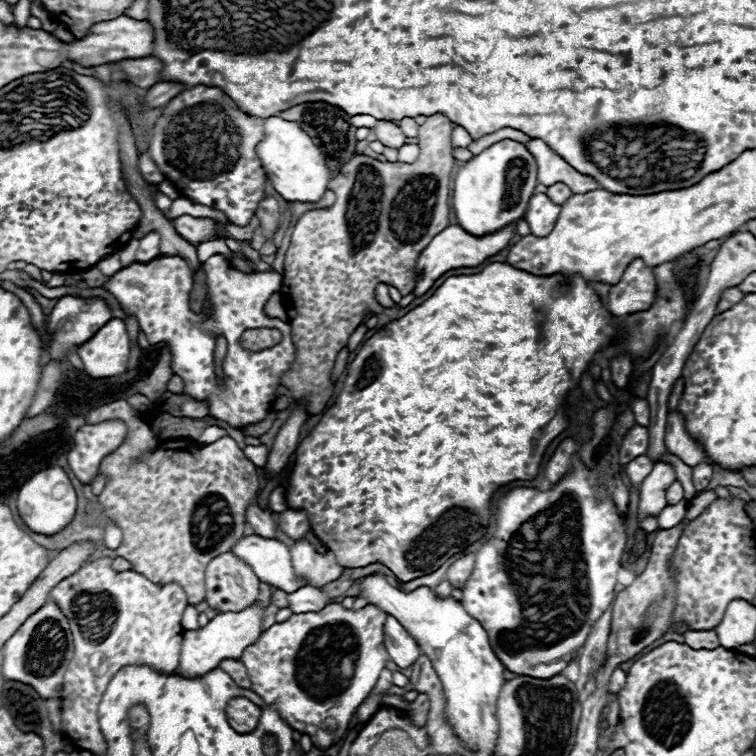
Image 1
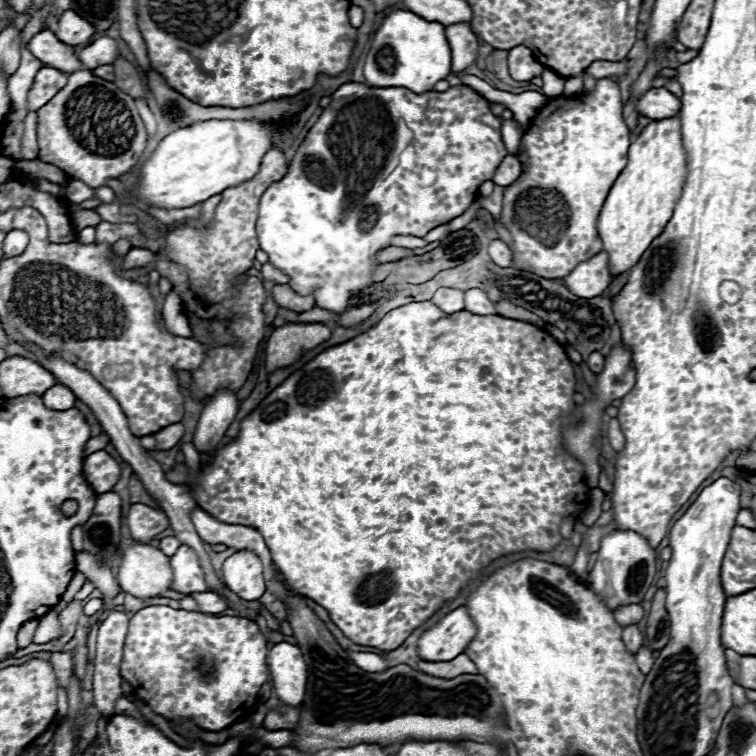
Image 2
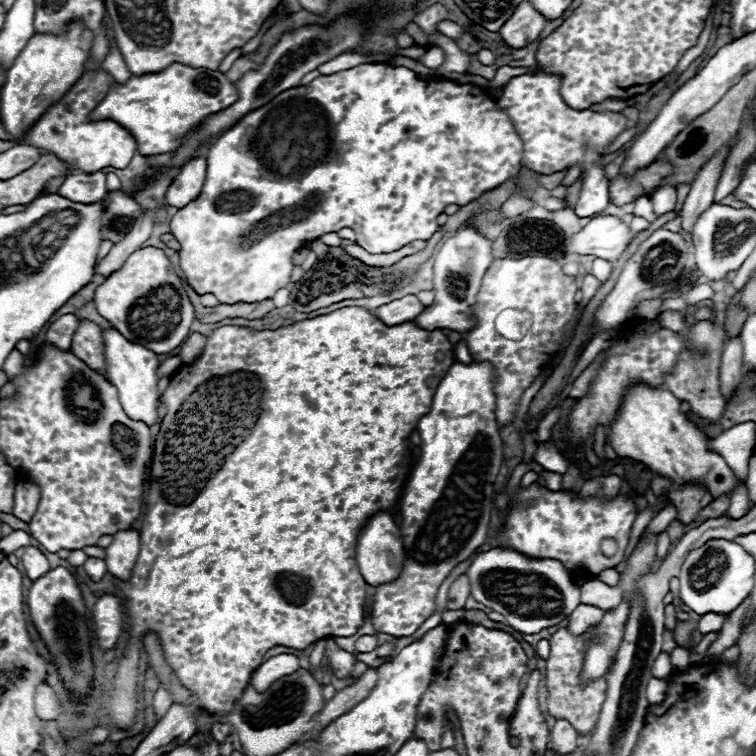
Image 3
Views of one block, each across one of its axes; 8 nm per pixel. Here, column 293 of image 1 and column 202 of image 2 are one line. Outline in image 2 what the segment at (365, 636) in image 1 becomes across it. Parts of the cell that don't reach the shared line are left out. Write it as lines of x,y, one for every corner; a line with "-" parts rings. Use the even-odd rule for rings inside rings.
148,606
148,608
138,610
130,618
130,622
128,622
128,634
126,634
126,642
124,642
124,656
122,656
120,672
122,672
122,678
132,684
132,688
136,690
136,696
142,698
156,714
170,716
170,718
178,718
178,716
180,718
188,718
190,722
198,724
204,730
222,730
222,728
228,728
230,724
238,722
240,718
244,718
246,714
252,712
252,708
256,704
256,694
258,694
260,686
268,680
268,674
266,674
266,654
268,654
268,648
266,648
266,644
268,642
266,642
264,634
258,630
256,622
246,620
246,618
196,614
196,612
186,612
186,610
174,610
170,606

